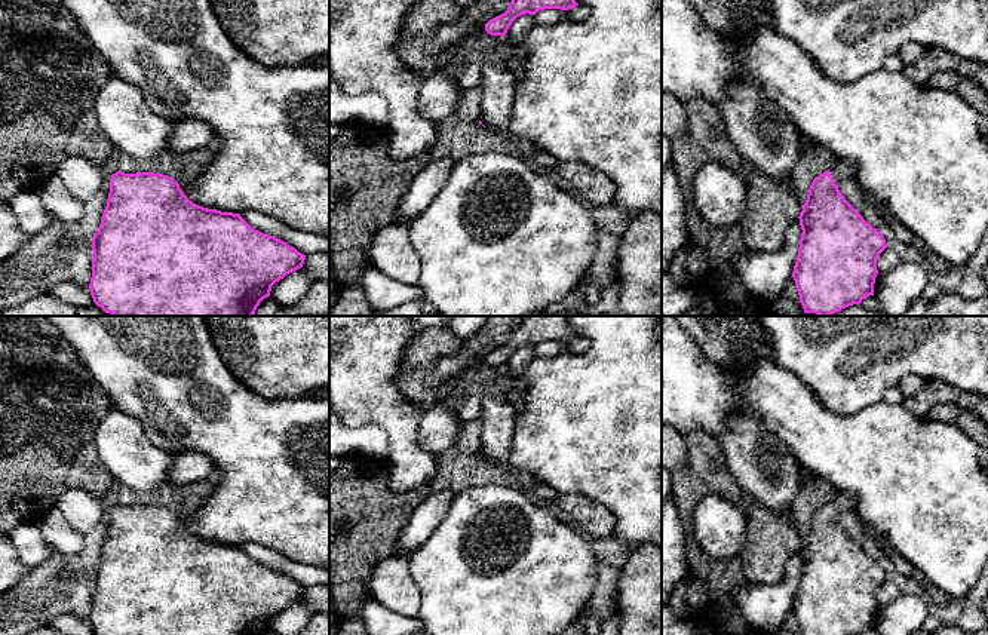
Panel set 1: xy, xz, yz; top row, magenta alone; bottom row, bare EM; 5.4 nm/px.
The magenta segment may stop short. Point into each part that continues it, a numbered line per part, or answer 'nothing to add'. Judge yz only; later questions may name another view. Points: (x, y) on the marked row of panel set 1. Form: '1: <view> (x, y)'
1: yz (844, 169)

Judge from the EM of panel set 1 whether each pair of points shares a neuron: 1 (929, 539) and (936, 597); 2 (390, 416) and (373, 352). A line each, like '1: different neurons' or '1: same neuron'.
1: different neurons
2: same neuron

